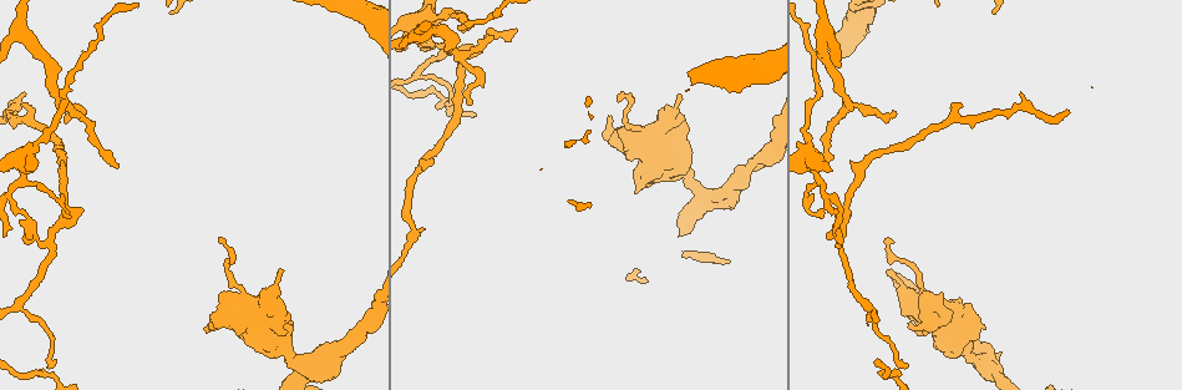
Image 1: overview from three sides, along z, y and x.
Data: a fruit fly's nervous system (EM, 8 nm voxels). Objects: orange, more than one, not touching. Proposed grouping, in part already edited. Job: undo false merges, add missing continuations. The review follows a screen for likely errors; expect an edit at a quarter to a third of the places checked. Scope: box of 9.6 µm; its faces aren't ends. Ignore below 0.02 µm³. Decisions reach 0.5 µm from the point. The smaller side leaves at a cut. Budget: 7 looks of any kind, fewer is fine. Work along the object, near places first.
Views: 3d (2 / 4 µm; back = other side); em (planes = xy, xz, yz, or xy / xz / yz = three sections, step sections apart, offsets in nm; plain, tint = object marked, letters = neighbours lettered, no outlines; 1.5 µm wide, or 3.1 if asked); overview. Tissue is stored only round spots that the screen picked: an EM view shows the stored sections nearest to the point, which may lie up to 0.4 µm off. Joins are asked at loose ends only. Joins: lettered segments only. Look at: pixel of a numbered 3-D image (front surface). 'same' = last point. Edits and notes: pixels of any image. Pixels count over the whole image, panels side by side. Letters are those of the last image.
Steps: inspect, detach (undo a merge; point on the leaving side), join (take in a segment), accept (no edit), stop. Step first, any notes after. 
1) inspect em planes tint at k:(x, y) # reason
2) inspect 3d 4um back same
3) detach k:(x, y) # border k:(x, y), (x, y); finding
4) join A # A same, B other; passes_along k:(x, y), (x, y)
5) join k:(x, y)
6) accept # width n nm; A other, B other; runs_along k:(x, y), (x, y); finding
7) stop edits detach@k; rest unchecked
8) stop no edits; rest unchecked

inspect em planes plain at 1:(414, 78) # sharp bend

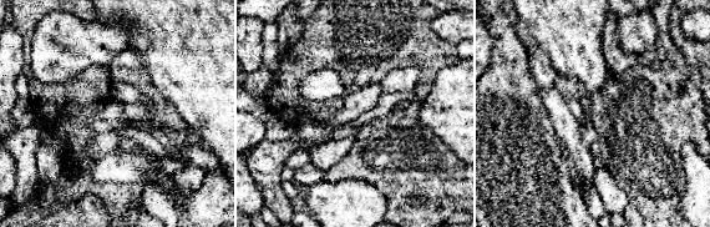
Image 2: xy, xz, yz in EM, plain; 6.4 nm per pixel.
inspect em planes tint same

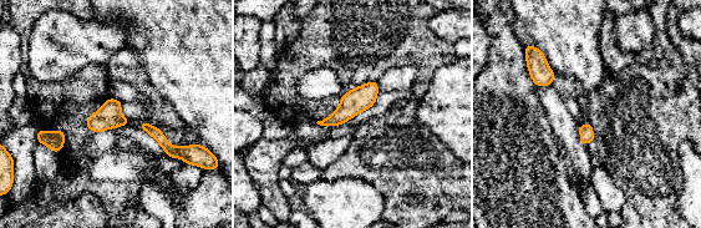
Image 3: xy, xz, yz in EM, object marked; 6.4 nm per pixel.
inspect em planes letters same # what lies round it

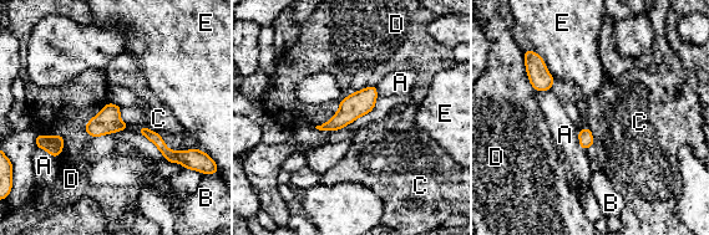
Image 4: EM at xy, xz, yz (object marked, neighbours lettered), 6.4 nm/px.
accept # A other, B other, C other, D other, E other; runs_along 4:(373, 88), (339, 121), (323, 127); continuous, no second neuron

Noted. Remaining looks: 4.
inspect em xy step 4 plain at 1:(827, 197)

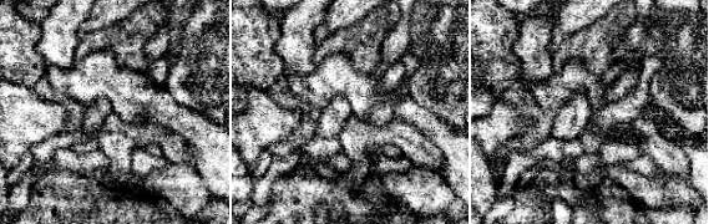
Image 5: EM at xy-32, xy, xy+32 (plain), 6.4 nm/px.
inspect em xy step 4 tint same # where the object lies

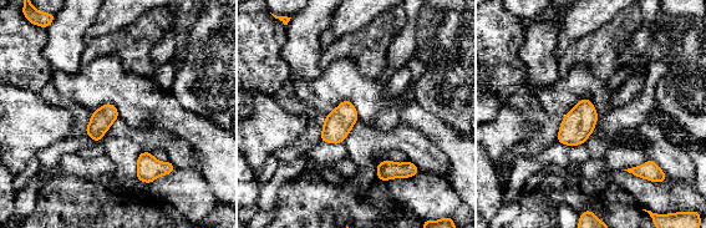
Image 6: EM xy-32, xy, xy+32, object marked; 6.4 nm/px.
inspect em xy step 4 letters same # what lies round it

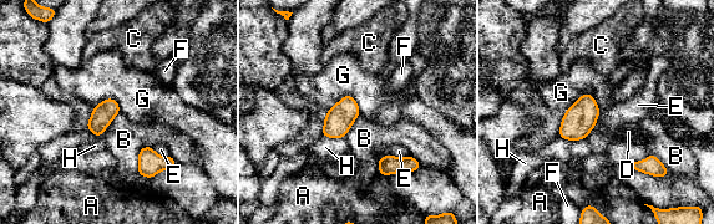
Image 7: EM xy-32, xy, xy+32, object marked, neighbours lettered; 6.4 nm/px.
accept # width 130 nm; A other, B other, C other, D other, E other, F other, G other, H other; border 7:(151, 146), (140, 151), (136, 173); continuous, no second neuron

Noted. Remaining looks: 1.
stop no edits; rest unchecked

